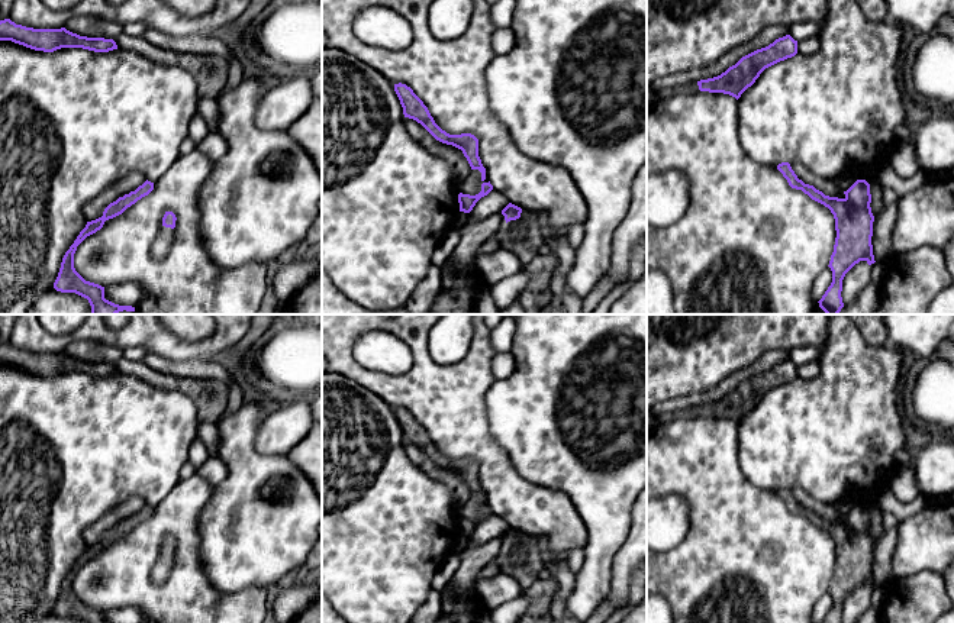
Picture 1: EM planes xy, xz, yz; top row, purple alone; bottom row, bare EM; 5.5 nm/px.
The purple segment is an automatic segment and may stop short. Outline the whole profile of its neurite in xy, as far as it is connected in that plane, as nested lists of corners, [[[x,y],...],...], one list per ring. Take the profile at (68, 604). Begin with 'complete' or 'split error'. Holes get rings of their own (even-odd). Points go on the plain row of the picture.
complete | [[[145,506],[135,516],[119,522],[116,526],[110,527],[103,540],[87,546],[86,552],[80,556],[74,568],[65,577],[58,601],[54,607],[54,613],[61,617],[75,617],[84,623],[104,623],[104,611],[86,606],[74,593],[74,578],[77,571],[90,559],[100,555],[106,545],[122,539],[128,532],[135,529],[142,522],[148,520],[154,514],[154,507]]]

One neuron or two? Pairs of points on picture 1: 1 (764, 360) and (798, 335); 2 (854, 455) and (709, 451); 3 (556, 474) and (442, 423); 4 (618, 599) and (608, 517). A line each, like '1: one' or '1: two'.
1: two
2: two
3: two
4: two

